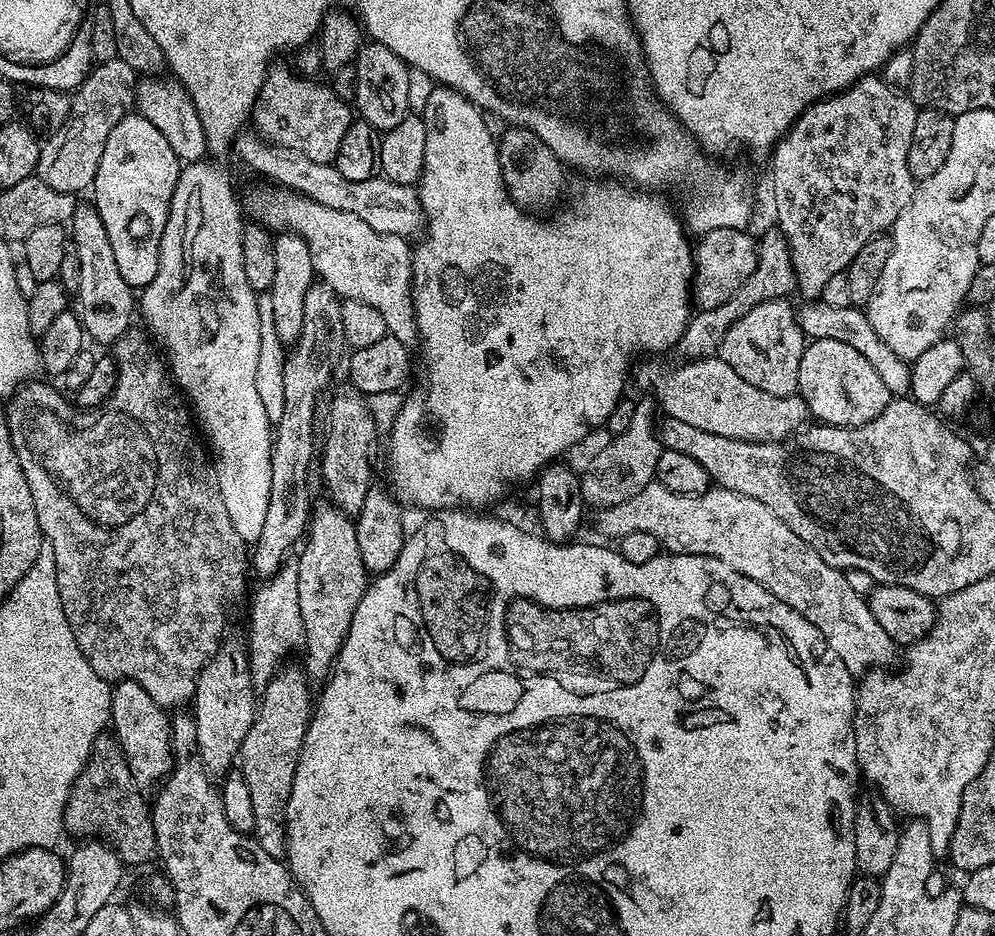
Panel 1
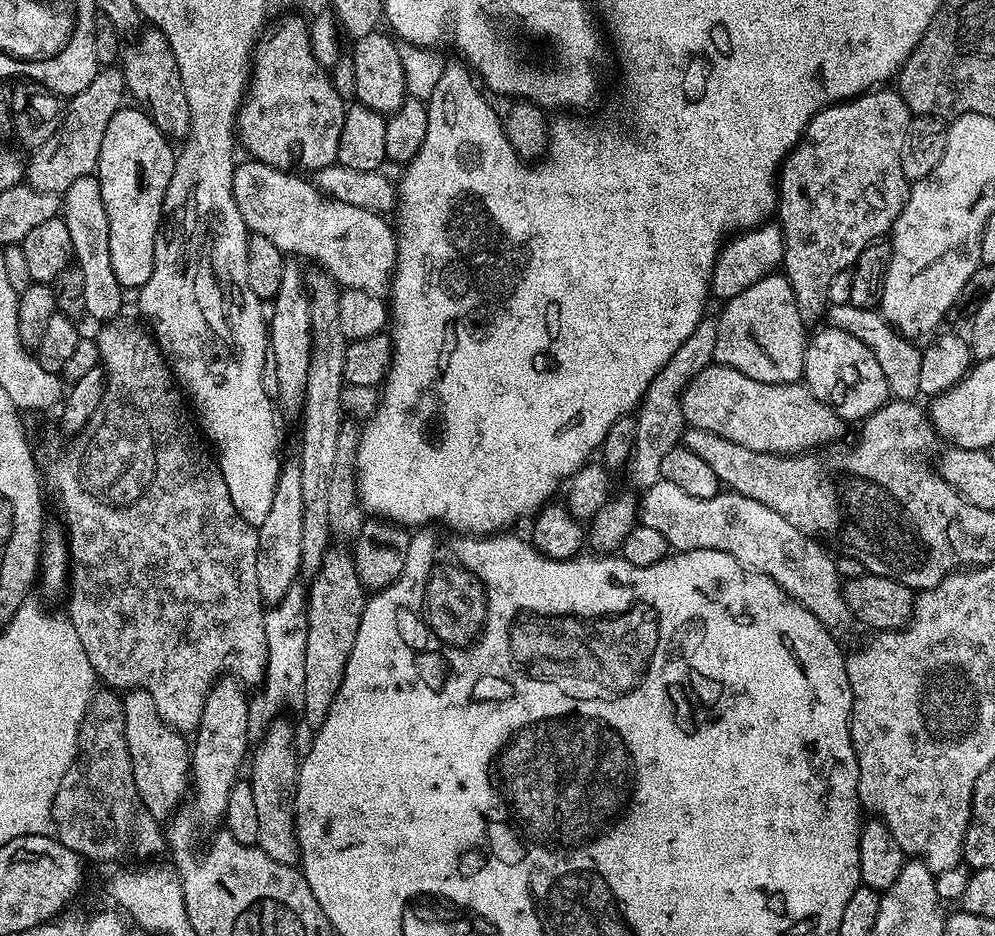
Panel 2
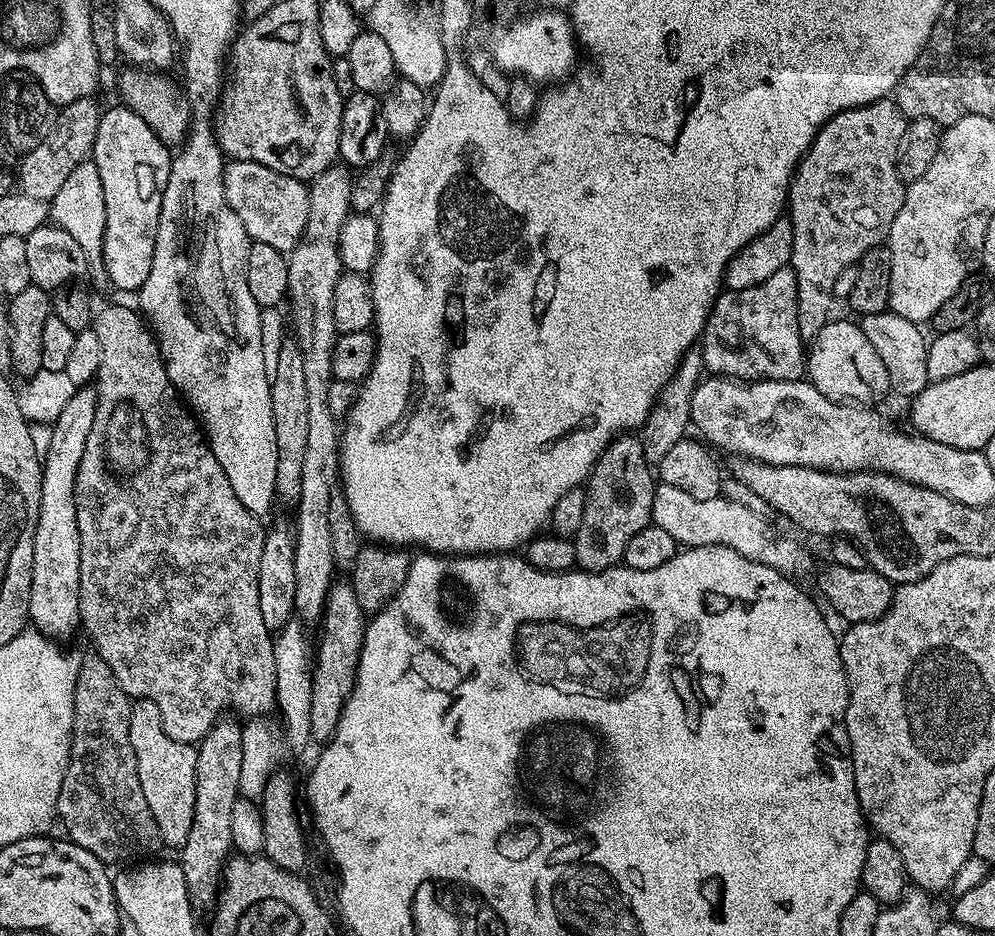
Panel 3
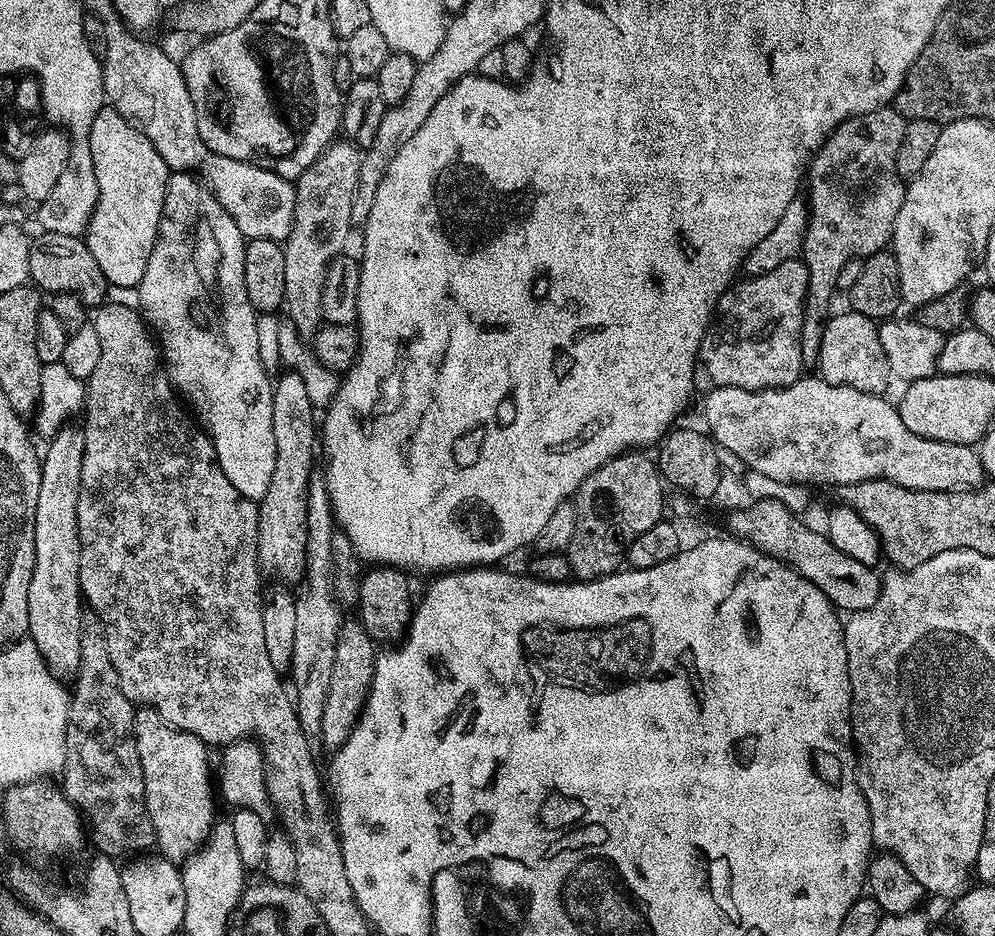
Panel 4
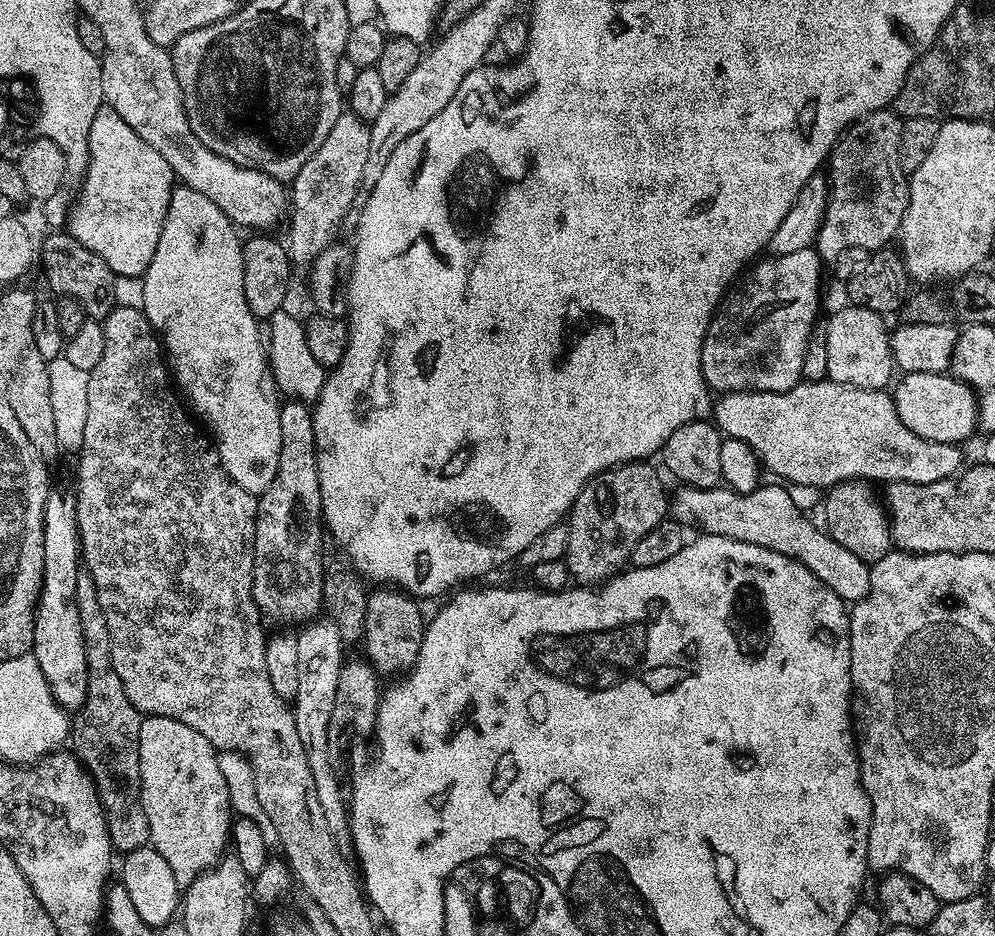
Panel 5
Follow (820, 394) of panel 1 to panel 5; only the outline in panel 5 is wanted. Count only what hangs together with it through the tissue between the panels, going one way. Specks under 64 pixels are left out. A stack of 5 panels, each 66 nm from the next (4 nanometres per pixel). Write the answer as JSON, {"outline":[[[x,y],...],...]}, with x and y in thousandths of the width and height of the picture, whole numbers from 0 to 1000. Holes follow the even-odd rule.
{"outline":[[[853,324],[851,328],[842,330],[827,351],[830,357],[832,405],[859,415],[891,416],[891,410],[897,409],[898,386],[894,350],[888,347],[889,339],[861,325]]]}

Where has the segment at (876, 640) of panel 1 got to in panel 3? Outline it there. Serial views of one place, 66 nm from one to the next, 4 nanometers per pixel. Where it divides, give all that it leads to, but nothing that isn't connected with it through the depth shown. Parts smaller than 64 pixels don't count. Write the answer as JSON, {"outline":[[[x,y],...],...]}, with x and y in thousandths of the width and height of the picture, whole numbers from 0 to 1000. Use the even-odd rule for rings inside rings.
{"outline":[[[663,515],[659,518],[657,528],[657,541],[655,542],[655,559],[665,562],[665,566],[671,567],[673,575],[679,577],[680,582],[687,585],[701,585],[702,583],[730,583],[734,588],[742,588],[751,598],[766,600],[778,609],[782,609],[788,615],[805,618],[816,607],[816,594],[800,577],[795,577],[792,573],[780,573],[780,568],[759,547],[756,543],[751,543],[748,538],[743,538],[740,534],[728,534],[727,529],[719,530],[713,534],[703,534],[693,532],[693,528],[681,524],[681,519]]]}

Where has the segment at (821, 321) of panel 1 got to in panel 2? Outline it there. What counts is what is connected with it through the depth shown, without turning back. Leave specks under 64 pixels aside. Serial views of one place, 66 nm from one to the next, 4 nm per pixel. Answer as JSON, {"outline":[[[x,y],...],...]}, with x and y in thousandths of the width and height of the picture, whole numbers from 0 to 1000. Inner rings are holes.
{"outline":[[[838,325],[833,328],[830,342],[835,349],[850,353],[850,357],[856,357],[862,365],[868,365],[874,372],[878,382],[882,382],[882,391],[886,391],[886,400],[890,400],[890,412],[899,426],[920,428],[925,423],[923,399],[927,392],[926,373],[920,372],[914,360],[905,358],[880,329]]]}

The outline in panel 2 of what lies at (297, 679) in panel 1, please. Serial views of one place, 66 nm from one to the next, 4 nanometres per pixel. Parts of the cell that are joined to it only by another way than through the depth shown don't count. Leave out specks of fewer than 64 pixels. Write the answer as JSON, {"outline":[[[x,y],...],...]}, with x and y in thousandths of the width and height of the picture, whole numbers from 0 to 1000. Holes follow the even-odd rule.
{"outline":[[[284,767],[269,775],[264,786],[256,792],[251,803],[253,826],[247,829],[255,844],[255,858],[259,869],[259,904],[275,921],[296,924],[302,918],[297,894],[297,832],[302,826],[299,803],[293,800],[293,778]]]}

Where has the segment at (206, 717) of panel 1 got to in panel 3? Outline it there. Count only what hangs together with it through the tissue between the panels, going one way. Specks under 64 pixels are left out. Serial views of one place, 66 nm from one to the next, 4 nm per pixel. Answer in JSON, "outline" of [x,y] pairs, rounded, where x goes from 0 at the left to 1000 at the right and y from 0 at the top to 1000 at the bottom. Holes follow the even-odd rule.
{"outline":[[[229,768],[218,769],[199,793],[195,878],[185,905],[179,910],[179,922],[187,938],[190,959],[198,971],[212,971],[216,967],[223,948],[225,924],[234,909],[231,870],[235,866],[243,831],[243,784],[242,775]]]}

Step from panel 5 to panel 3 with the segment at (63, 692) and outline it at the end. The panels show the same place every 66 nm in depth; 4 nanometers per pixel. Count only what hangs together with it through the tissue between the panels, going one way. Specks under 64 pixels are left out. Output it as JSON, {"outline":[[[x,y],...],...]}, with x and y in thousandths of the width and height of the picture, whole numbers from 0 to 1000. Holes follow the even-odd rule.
{"outline":[[[77,413],[74,425],[66,429],[62,442],[50,454],[52,467],[48,480],[42,483],[42,532],[38,545],[38,558],[34,571],[34,600],[30,622],[28,661],[31,670],[49,679],[51,684],[64,686],[81,670],[80,665],[80,572],[76,548],[76,507],[86,481],[86,468],[94,455],[94,442],[98,438],[98,421],[95,413]]]}

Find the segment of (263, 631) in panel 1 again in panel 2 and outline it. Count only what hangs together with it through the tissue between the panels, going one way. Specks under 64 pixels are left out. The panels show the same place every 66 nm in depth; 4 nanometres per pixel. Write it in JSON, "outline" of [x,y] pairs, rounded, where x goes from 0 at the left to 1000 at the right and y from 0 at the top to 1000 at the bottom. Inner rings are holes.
{"outline":[[[293,623],[291,630],[279,644],[272,646],[265,655],[267,675],[267,716],[261,739],[249,749],[249,785],[264,786],[269,775],[278,768],[281,751],[301,753],[306,746],[308,724],[308,673],[310,672],[310,646],[308,632],[301,623]]]}

